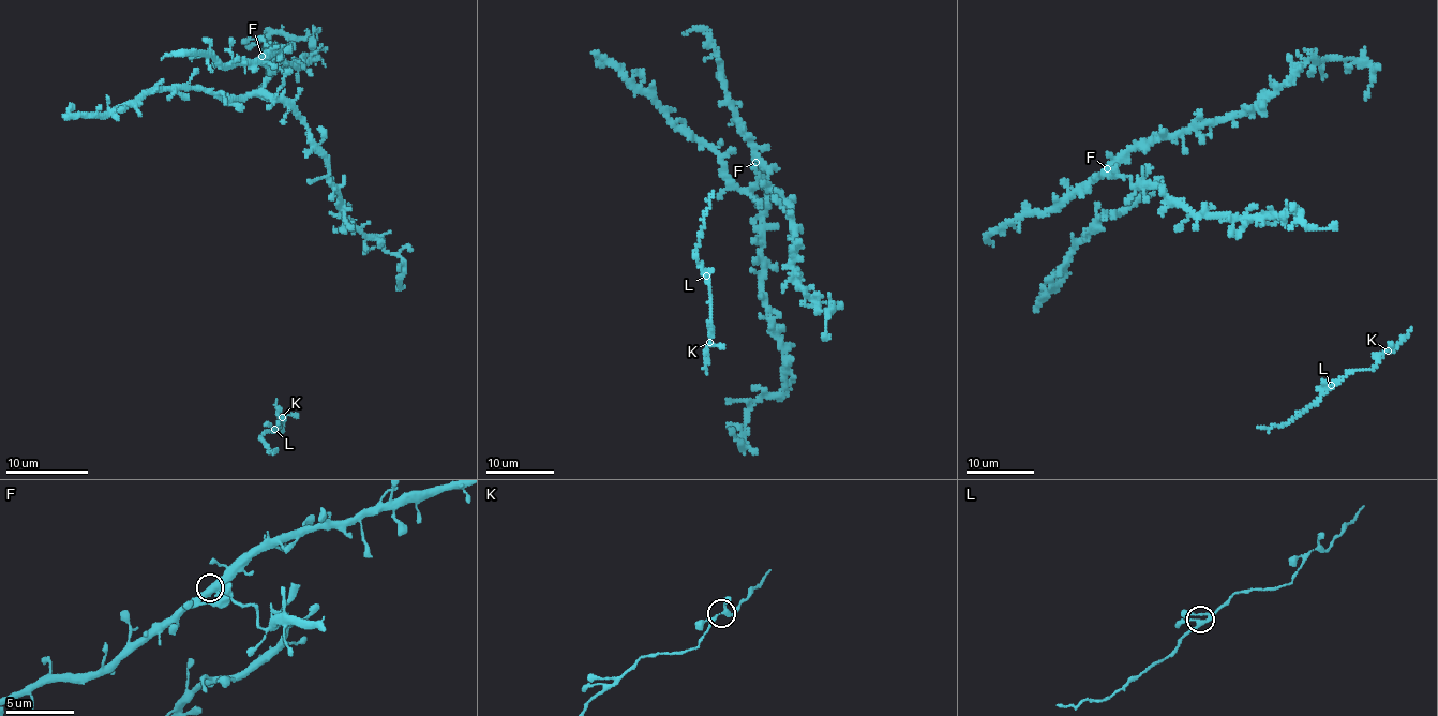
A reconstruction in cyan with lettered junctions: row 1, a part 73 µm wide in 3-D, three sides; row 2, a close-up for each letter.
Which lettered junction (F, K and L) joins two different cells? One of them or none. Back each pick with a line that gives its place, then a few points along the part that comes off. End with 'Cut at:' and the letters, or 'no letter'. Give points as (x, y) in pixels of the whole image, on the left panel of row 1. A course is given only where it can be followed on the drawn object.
Cut at: no letter

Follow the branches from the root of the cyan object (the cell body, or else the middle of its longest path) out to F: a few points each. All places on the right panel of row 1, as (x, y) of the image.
F: (1186, 209), (1157, 188), (1140, 185), (1134, 188), (1128, 177), (1116, 175), (1107, 168)

